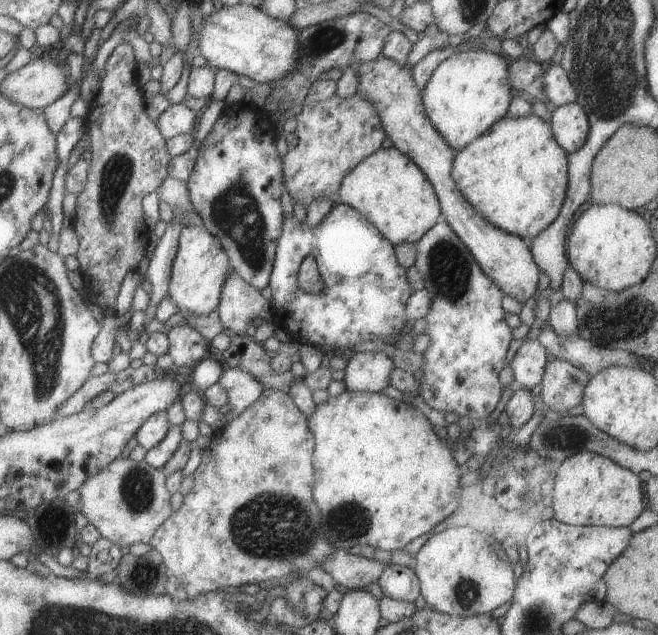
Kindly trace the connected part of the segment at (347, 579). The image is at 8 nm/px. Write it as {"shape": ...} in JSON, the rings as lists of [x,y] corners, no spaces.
{"shape":[[[337,549],[321,562],[320,567],[329,572],[337,587],[344,591],[366,590],[370,583],[378,582],[381,572],[389,565],[349,554],[347,549]]]}

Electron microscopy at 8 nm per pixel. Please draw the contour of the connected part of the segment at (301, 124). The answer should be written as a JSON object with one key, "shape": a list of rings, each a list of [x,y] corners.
{"shape":[[[357,93],[349,98],[339,98],[334,94],[324,101],[303,103],[301,112],[296,115],[294,130],[298,144],[283,158],[283,186],[293,204],[300,202],[305,210],[315,198],[339,203],[339,185],[345,175],[358,162],[381,148],[381,142],[385,140],[377,110]]]}

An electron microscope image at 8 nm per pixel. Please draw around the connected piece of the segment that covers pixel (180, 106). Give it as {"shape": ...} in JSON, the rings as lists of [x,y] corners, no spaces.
{"shape":[[[184,102],[169,104],[158,116],[156,125],[161,136],[168,139],[192,132],[196,126],[197,115]]]}

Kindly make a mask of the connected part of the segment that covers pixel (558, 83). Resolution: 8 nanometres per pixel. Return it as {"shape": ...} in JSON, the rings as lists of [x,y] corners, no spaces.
{"shape":[[[548,64],[544,69],[543,84],[547,101],[553,102],[558,107],[567,103],[575,103],[577,96],[571,86],[567,74],[560,65]]]}

